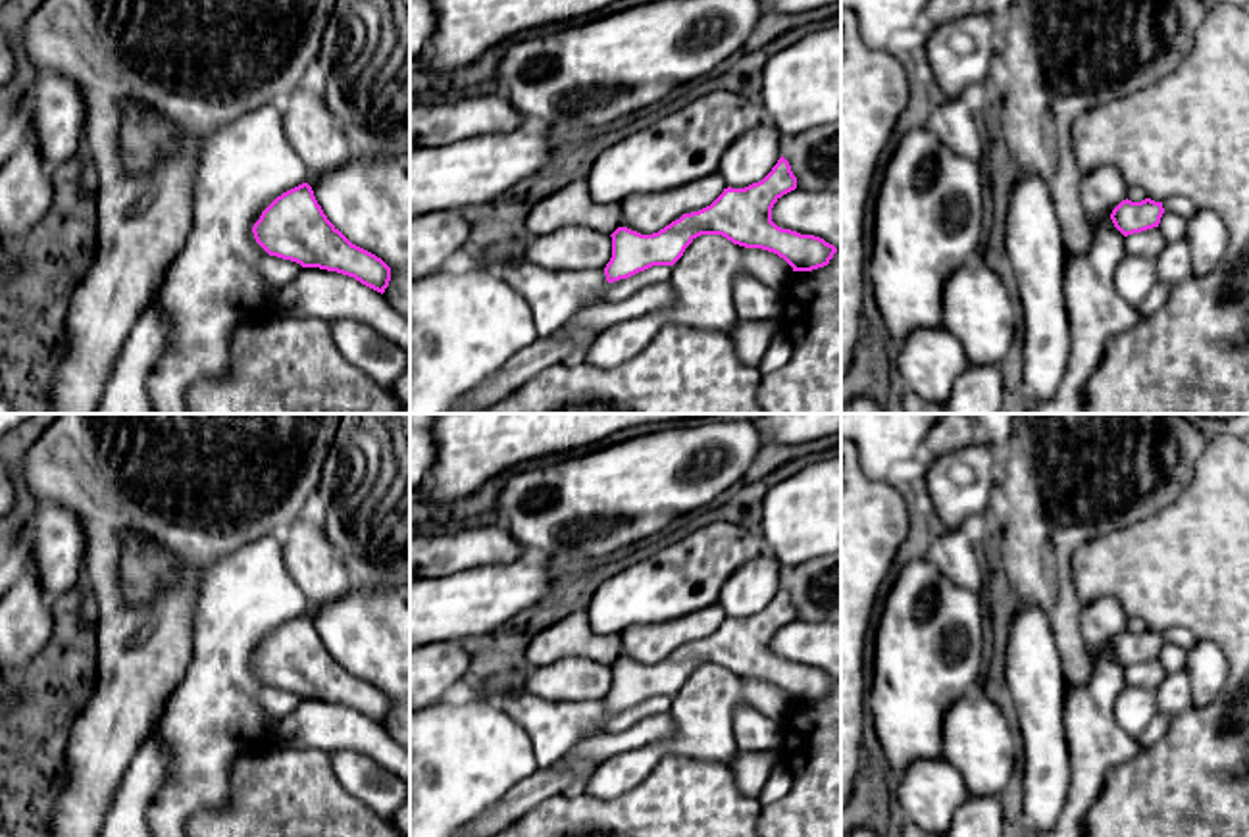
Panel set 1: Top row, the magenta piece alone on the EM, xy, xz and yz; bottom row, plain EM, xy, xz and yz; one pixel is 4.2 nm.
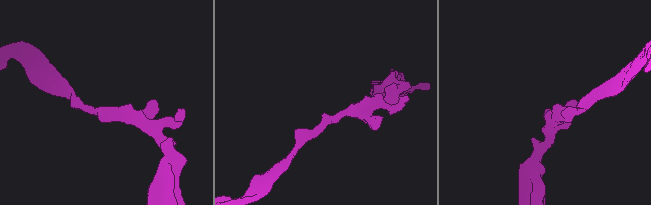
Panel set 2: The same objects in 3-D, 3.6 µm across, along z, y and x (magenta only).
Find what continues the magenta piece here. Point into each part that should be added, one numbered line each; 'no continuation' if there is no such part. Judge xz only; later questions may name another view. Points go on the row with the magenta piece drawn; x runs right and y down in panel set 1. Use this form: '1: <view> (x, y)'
1: xz (572, 204)

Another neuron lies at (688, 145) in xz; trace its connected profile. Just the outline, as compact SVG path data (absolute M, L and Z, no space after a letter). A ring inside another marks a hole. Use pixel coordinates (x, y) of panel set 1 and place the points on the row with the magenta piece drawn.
M714 90L600 152L587 177L589 194L599 204L620 204L627 196L681 189L716 173L727 148L743 133L768 121L760 100L749 100L731 90Z

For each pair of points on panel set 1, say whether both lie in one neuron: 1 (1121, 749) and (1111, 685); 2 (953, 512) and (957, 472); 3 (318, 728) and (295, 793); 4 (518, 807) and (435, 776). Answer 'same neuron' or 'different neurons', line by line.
1: same neuron
2: same neuron
3: different neurons
4: different neurons

